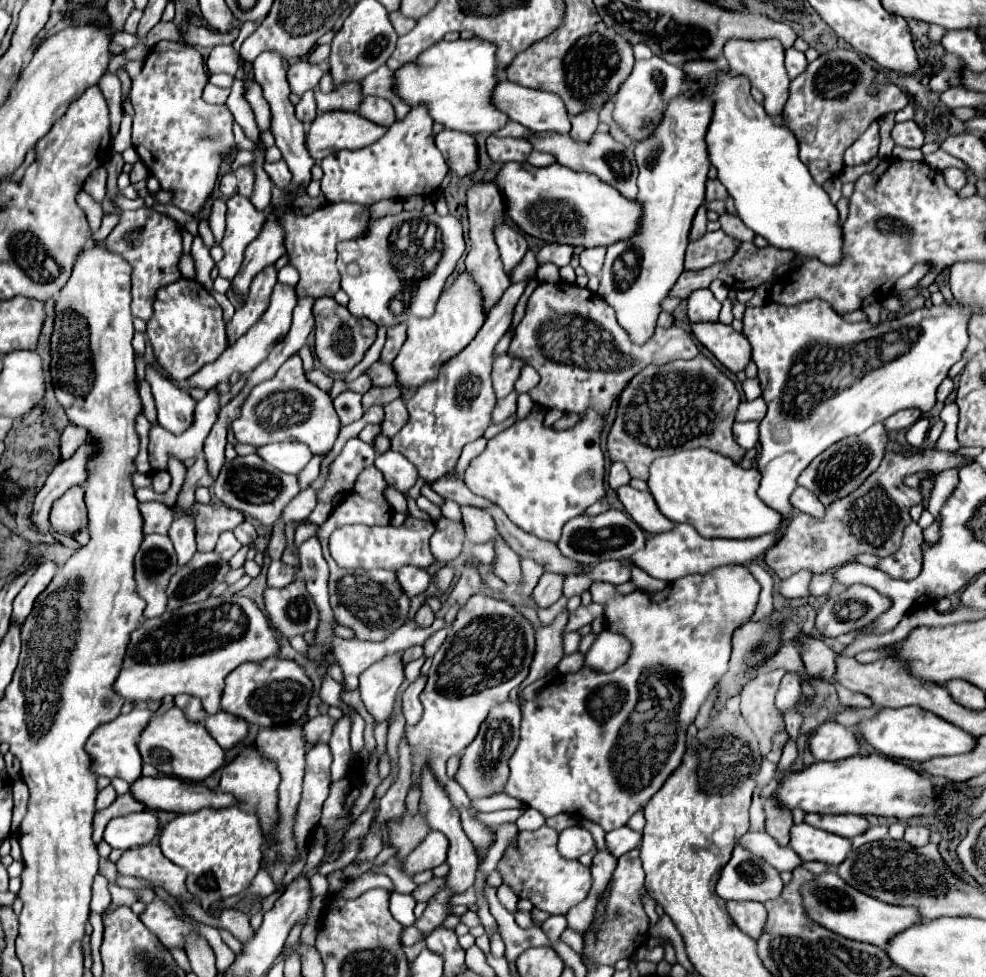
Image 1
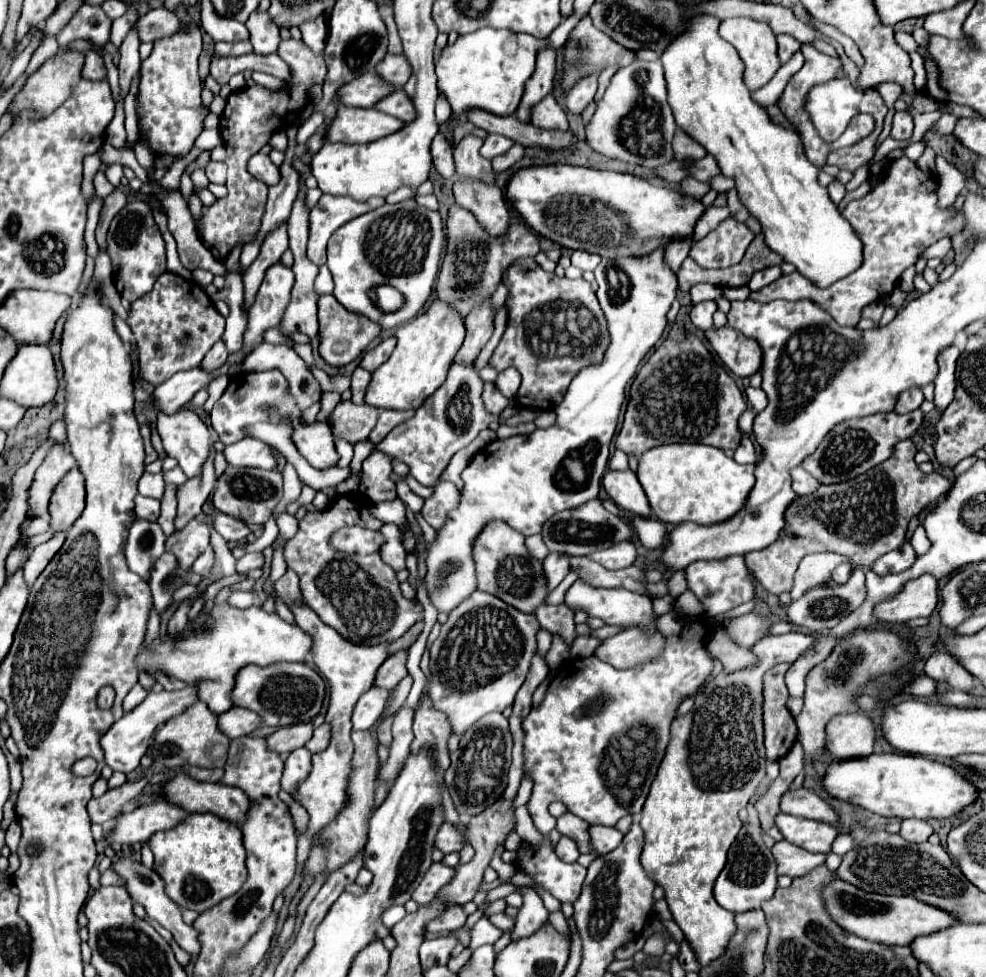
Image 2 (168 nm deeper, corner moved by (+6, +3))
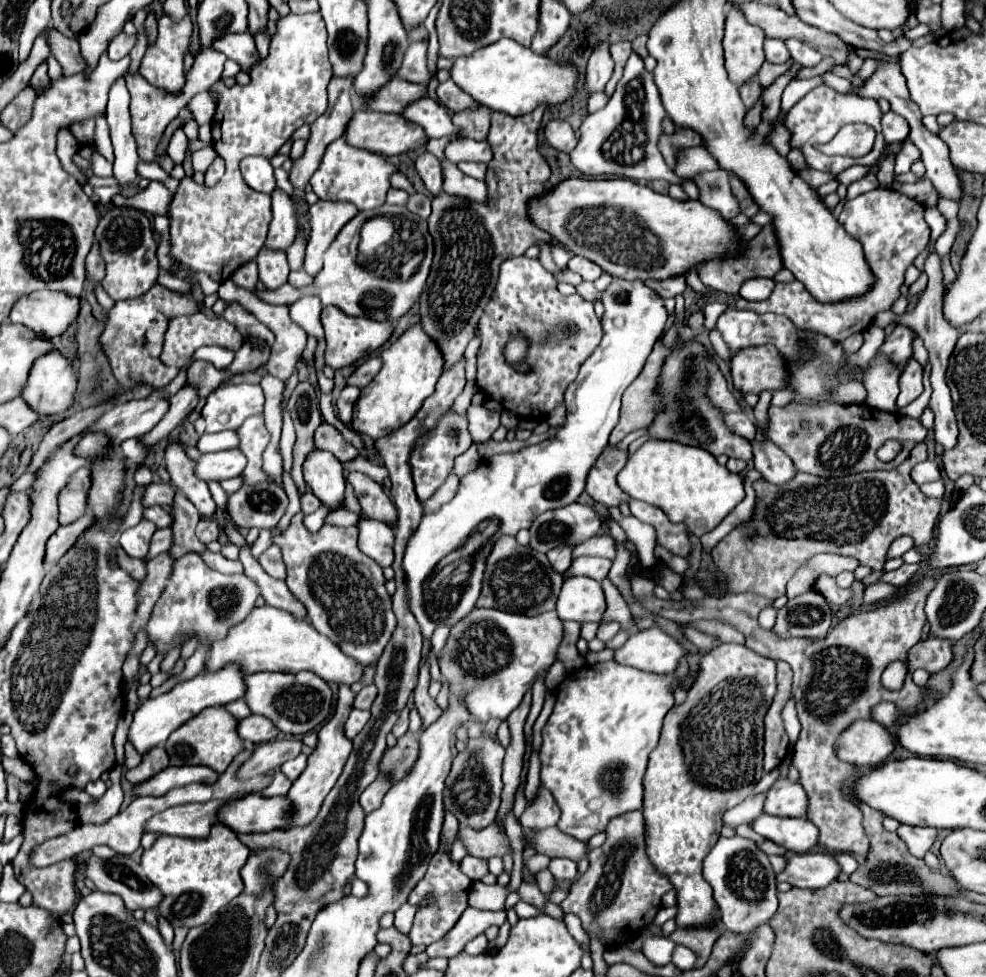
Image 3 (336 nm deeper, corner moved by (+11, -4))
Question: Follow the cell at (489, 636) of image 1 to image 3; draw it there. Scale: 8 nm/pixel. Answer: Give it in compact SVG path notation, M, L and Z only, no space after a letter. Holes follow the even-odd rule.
M475 608L469 616L457 622L451 628L451 636L447 640L443 658L439 660L439 668L443 678L449 680L451 692L465 698L465 704L477 722L487 722L491 718L507 718L521 702L527 690L535 684L535 680L543 678L551 664L557 660L557 650L563 640L563 622L557 612L543 612L541 616L517 616L509 612Z

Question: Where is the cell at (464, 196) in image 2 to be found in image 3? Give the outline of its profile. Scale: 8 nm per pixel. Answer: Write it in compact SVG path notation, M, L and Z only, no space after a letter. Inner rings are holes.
M441 160L443 166L443 190L453 196L463 196L473 202L487 202L487 186L481 180L465 176L453 162Z

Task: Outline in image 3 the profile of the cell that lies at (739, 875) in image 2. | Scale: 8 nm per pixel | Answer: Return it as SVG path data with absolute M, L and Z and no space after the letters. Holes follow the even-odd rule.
M739 836L719 838L719 842L705 858L703 876L713 886L713 896L721 910L721 922L731 932L755 932L757 926L769 922L771 916L777 912L775 872L769 864L769 858L751 840Z

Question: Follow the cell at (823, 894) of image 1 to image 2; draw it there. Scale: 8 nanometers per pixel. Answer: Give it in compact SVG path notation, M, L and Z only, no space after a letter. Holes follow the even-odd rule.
M834 879L830 885L822 889L822 899L826 905L826 911L830 913L830 919L836 925L842 925L842 929L848 929L850 933L878 941L884 945L910 945L914 937L934 933L938 929L946 929L954 923L954 917L948 915L942 909L936 909L932 905L926 905L910 895L904 897L888 897L878 893L866 893L842 879Z

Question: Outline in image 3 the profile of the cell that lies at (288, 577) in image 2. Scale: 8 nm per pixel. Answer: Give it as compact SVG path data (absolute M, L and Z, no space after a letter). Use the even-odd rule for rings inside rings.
M271 544L271 546L259 556L259 562L261 562L261 566L265 568L267 574L285 580L285 562L283 562L281 550L279 550L275 544Z

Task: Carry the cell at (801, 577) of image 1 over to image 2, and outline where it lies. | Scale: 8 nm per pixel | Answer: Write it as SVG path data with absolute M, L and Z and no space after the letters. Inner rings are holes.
M814 553L814 555L806 555L800 561L800 567L794 575L794 587L790 591L792 599L796 601L798 597L802 597L802 593L810 591L812 587L820 587L828 581L830 571L840 565L846 563L848 559L836 553Z

